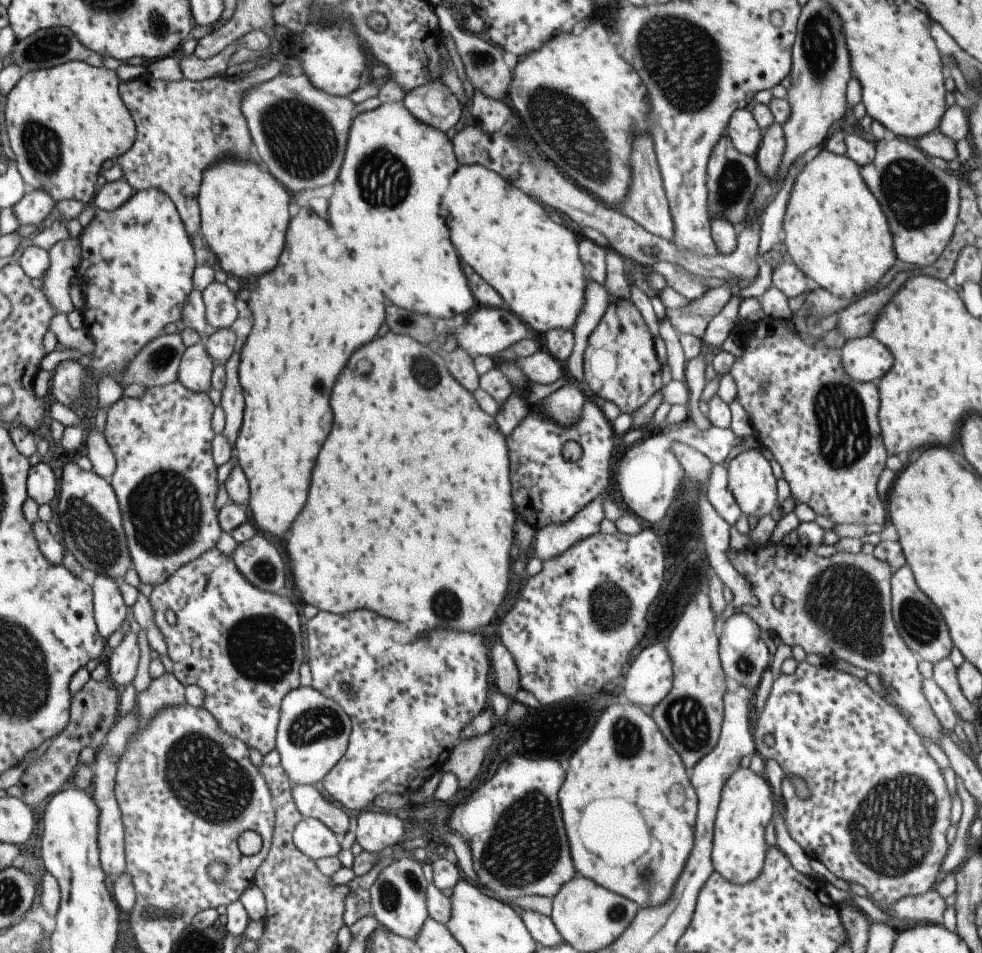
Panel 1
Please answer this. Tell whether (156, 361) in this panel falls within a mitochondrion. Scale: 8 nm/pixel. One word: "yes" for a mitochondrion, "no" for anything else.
yes

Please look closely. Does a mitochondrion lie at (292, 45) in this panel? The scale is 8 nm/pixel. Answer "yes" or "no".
no

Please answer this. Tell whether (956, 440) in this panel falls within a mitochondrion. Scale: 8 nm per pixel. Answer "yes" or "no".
no

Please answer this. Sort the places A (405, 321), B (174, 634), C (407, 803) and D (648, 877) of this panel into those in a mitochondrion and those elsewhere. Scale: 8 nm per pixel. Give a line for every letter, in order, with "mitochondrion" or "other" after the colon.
A: mitochondrion
B: other
C: other
D: mitochondrion

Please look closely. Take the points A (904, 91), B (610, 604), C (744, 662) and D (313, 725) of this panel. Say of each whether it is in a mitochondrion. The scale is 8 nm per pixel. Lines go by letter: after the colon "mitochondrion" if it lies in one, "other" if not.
A: other
B: mitochondrion
C: mitochondrion
D: mitochondrion

